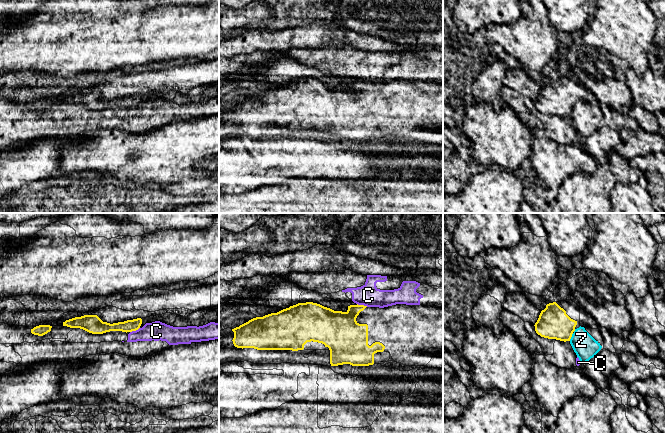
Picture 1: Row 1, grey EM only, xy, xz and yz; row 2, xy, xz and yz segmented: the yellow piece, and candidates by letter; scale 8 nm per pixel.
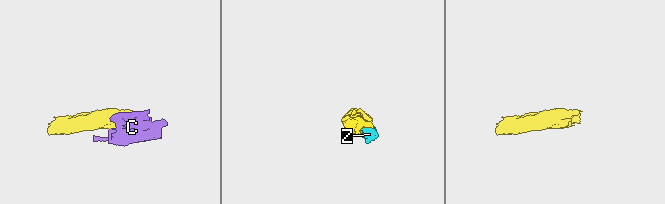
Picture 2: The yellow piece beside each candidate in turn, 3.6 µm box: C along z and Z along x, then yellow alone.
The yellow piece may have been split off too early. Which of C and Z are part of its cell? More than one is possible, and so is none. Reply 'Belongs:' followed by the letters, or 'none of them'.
Belongs: none of them

